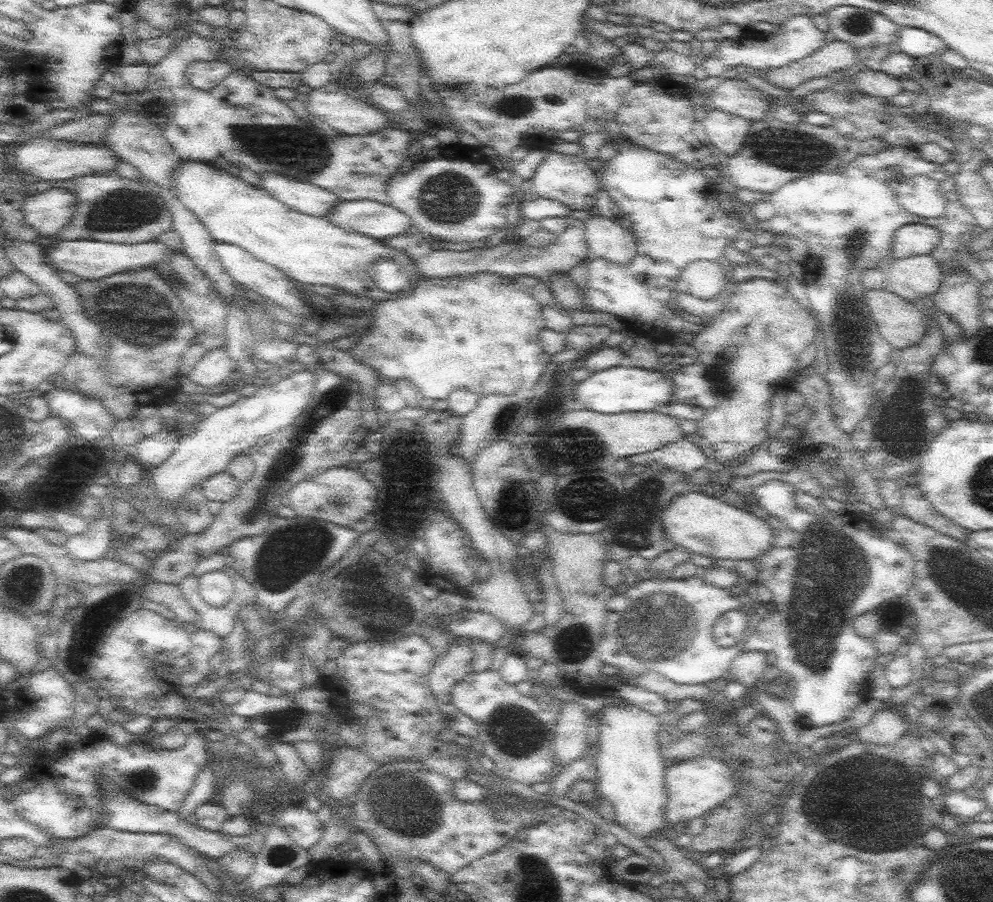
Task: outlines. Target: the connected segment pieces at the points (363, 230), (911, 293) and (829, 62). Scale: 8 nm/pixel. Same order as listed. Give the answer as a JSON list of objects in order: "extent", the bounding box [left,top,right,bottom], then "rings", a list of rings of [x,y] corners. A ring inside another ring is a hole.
[{"extent":[326,201,414,240],"rings":[[[338,201],[326,218],[344,228],[379,240],[414,229],[412,218],[392,204],[378,201]]]},{"extent":[886,255,943,303],"rings":[[[920,255],[893,260],[890,273],[886,276],[886,284],[890,291],[914,303],[920,302],[924,296],[935,296],[942,285],[943,276],[941,263],[934,256]]]},{"extent":[766,39,860,91],"rings":[[[831,39],[807,58],[776,70],[766,70],[766,80],[778,88],[791,91],[812,78],[829,76],[836,70],[859,66],[860,60],[856,46],[850,42]]]}]

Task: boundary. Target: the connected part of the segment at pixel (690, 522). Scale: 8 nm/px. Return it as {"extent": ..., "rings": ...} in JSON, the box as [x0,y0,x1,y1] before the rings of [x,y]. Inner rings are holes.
{"extent":[661,492,773,562],"rings":[[[685,492],[676,496],[661,515],[663,534],[677,547],[706,558],[732,562],[766,555],[773,546],[772,528],[749,510],[731,506],[719,496]]]}

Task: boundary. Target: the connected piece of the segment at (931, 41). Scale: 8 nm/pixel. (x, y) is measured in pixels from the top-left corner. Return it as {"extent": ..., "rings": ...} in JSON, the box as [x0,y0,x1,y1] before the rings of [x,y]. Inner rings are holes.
{"extent":[897,27,948,59],"rings":[[[906,27],[899,31],[897,47],[914,59],[934,54],[942,55],[948,46],[940,36],[917,27]]]}

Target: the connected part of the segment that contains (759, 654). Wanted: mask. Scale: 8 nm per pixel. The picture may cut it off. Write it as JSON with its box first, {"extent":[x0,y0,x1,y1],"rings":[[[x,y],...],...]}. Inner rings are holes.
{"extent":[730,650,768,690],"rings":[[[761,650],[742,651],[732,661],[730,676],[751,690],[766,671],[768,666],[766,657],[767,653]]]}

